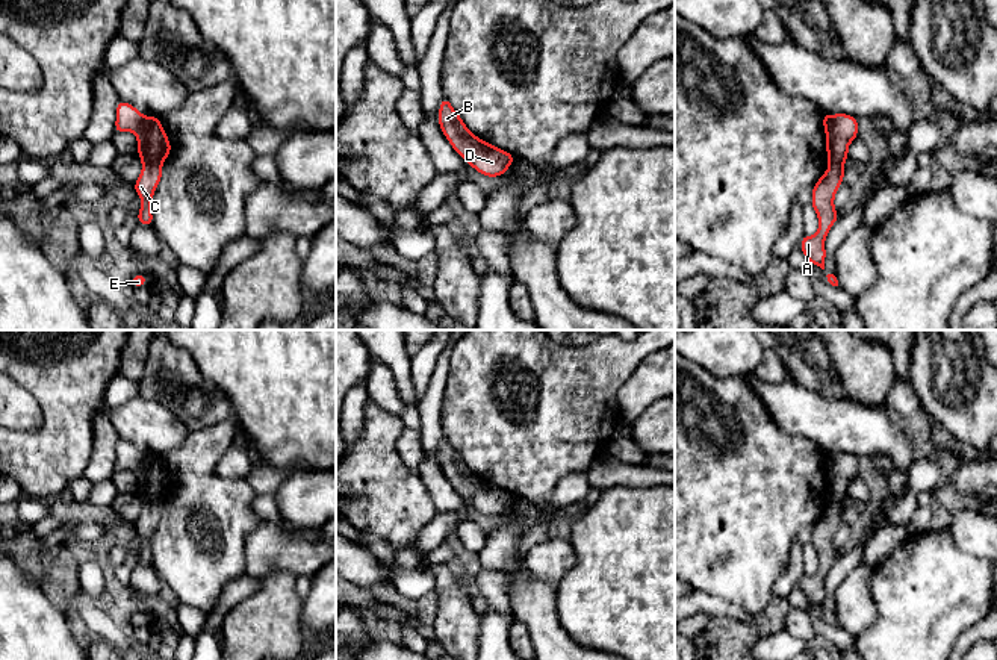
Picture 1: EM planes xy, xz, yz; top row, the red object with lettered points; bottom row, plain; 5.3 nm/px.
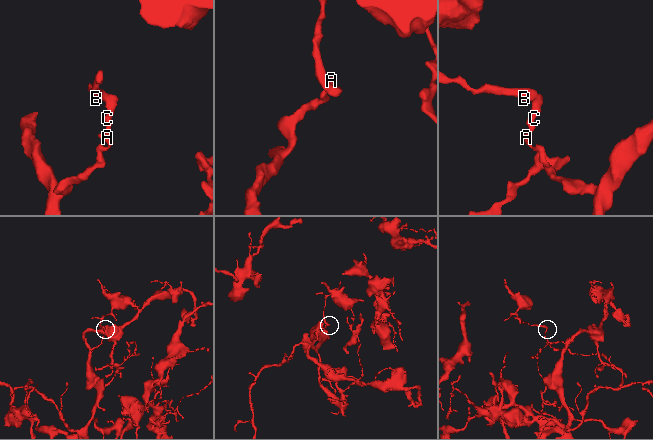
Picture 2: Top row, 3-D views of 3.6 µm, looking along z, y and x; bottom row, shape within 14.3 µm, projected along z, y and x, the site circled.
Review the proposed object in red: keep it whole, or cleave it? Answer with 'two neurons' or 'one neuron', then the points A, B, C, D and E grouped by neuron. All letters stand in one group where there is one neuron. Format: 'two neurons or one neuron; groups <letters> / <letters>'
two neurons; groups A C D E / B

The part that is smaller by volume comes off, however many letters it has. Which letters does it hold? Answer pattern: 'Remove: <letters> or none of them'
Remove: B

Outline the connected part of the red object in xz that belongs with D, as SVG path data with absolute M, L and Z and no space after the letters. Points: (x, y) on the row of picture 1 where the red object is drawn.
M483 142L469 165L480 174L487 177L499 177L504 176L505 170L511 167L514 159L516 157L508 151L501 150L489 142Z

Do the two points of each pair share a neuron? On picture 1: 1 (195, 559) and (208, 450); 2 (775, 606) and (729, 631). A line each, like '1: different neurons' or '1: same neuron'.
1: same neuron
2: same neuron

